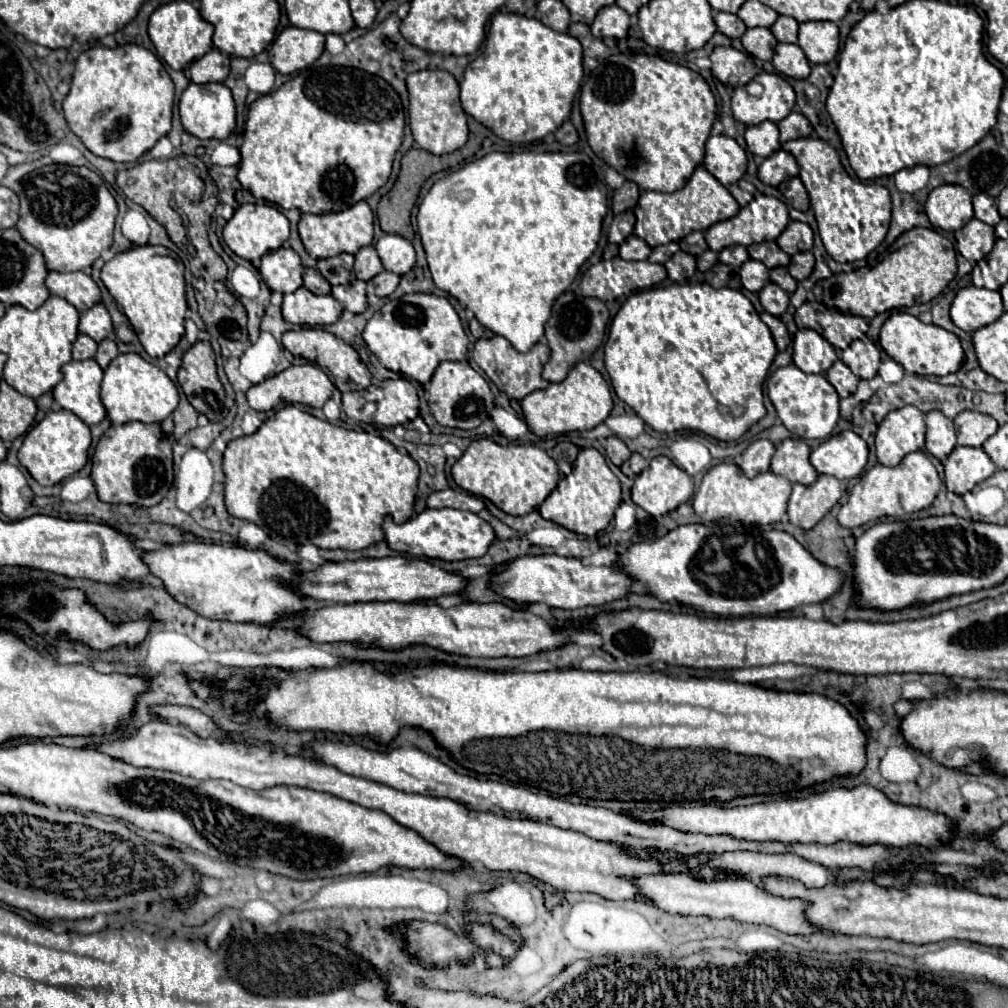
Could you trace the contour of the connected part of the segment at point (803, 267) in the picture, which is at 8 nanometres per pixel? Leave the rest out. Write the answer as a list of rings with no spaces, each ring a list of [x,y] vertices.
[[[799,252],[797,256],[791,258],[791,264],[787,266],[787,270],[789,270],[789,274],[791,274],[795,280],[801,282],[801,280],[805,280],[805,278],[811,274],[813,264],[815,264],[815,258],[813,258],[811,252]]]

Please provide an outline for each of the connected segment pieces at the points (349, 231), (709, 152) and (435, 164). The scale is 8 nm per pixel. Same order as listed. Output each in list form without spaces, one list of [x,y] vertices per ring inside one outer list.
[[[357,202],[355,206],[343,210],[343,212],[329,212],[329,214],[301,214],[301,220],[297,224],[299,236],[303,240],[303,246],[311,258],[331,258],[337,254],[355,254],[359,248],[371,244],[373,240],[373,212],[367,206],[367,202]]]
[[[711,136],[705,146],[705,168],[723,184],[735,184],[747,170],[745,150],[729,136]]]
[[[469,116],[469,126],[471,126],[469,140],[467,140],[467,144],[465,144],[463,148],[459,148],[457,152],[451,152],[451,154],[447,154],[447,156],[433,156],[431,152],[427,154],[425,150],[413,146],[411,150],[407,150],[407,152],[403,154],[403,158],[401,158],[401,172],[399,172],[399,178],[395,180],[393,188],[389,190],[389,194],[387,194],[385,198],[381,198],[381,202],[379,202],[377,218],[379,218],[379,226],[381,226],[383,232],[399,234],[399,236],[403,236],[403,238],[407,238],[407,240],[413,238],[413,228],[411,228],[411,224],[409,224],[409,220],[411,220],[409,216],[411,216],[411,208],[415,206],[417,196],[419,196],[419,190],[421,190],[421,186],[425,184],[427,176],[431,176],[431,174],[435,174],[435,172],[441,172],[441,170],[445,170],[445,168],[457,166],[459,162],[469,160],[469,158],[481,148],[481,142],[483,142],[483,138],[485,138],[485,134],[487,134],[487,128],[481,126],[479,122],[475,122],[471,116]]]

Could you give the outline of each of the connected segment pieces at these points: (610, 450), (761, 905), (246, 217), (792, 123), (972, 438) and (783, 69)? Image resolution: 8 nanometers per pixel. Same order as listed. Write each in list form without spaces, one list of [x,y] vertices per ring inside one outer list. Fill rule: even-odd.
[[[609,436],[607,442],[605,442],[605,452],[609,456],[609,460],[615,464],[615,466],[621,466],[629,456],[631,456],[631,450],[617,438],[617,436]]]
[[[657,874],[637,878],[641,892],[651,898],[661,910],[671,914],[693,914],[693,916],[711,916],[711,918],[735,918],[741,922],[755,922],[773,926],[785,934],[811,934],[815,928],[805,922],[801,900],[785,900],[779,896],[767,894],[761,886],[751,880],[715,880],[711,884],[693,880],[683,874]]]
[[[257,202],[257,204],[243,204],[235,210],[233,218],[223,228],[225,244],[245,260],[257,260],[265,252],[277,250],[289,238],[289,220],[271,204]]]
[[[793,110],[793,112],[791,112],[787,118],[783,118],[777,126],[779,126],[779,132],[781,132],[781,136],[779,136],[781,144],[787,142],[787,140],[793,140],[793,138],[809,136],[809,134],[813,132],[811,122],[809,122],[801,112],[797,112],[797,110]]]
[[[965,410],[957,414],[953,422],[957,430],[957,444],[963,444],[963,446],[981,446],[999,428],[995,418],[973,410]]]
[[[777,44],[771,62],[779,74],[785,74],[789,78],[803,80],[811,72],[809,60],[805,58],[803,50],[797,44]]]

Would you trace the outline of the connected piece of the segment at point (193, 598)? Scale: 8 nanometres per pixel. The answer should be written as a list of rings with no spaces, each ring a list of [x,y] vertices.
[[[175,544],[165,550],[147,552],[143,558],[157,578],[163,580],[169,594],[199,612],[205,618],[231,620],[231,622],[253,622],[271,624],[281,612],[305,612],[305,596],[289,592],[279,580],[289,580],[293,572],[301,572],[297,566],[271,556],[257,548],[249,550],[243,546],[229,544]]]

